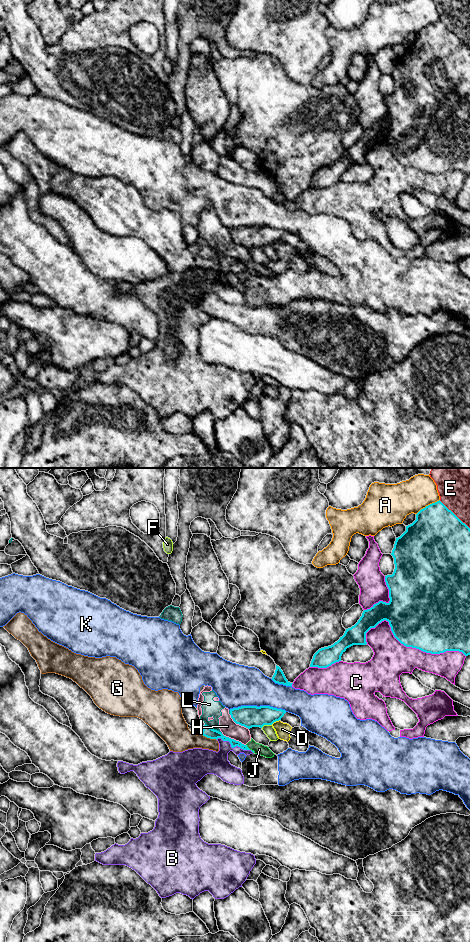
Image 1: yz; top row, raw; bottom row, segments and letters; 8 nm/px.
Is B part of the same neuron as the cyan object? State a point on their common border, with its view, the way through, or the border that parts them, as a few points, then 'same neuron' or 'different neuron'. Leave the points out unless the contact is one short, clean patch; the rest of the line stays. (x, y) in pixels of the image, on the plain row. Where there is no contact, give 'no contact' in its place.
meets cyan in yz at (234, 266); runs through yz (208, 252), (216, 254), (234, 266), (214, 281), (207, 281); same neuron

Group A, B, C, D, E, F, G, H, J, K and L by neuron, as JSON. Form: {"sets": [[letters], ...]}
{"sets": [["A"], ["B"], ["C"], ["D"], ["E"], ["F"], ["G"], ["H", "J", "L"], ["K"]]}

